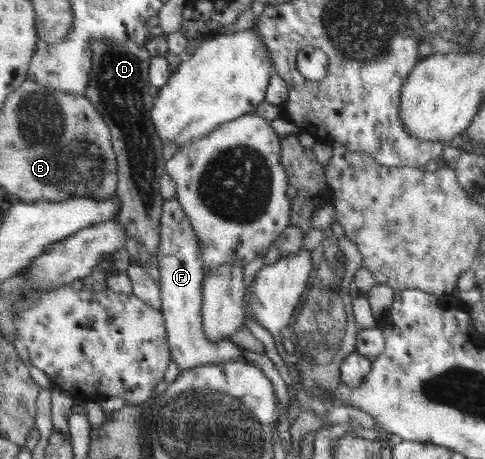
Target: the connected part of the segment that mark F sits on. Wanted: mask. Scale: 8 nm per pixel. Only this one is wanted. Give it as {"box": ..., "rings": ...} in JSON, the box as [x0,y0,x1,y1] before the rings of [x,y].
{"box":[155,196,247,371],"rings":[[[176,196],[163,200],[160,216],[160,243],[155,255],[160,267],[160,311],[166,326],[166,343],[171,359],[174,359],[178,369],[183,371],[206,364],[238,361],[247,362],[243,351],[236,343],[225,340],[212,343],[206,339],[202,331],[202,289],[203,289],[203,261],[201,247],[190,220],[184,213]]]}

